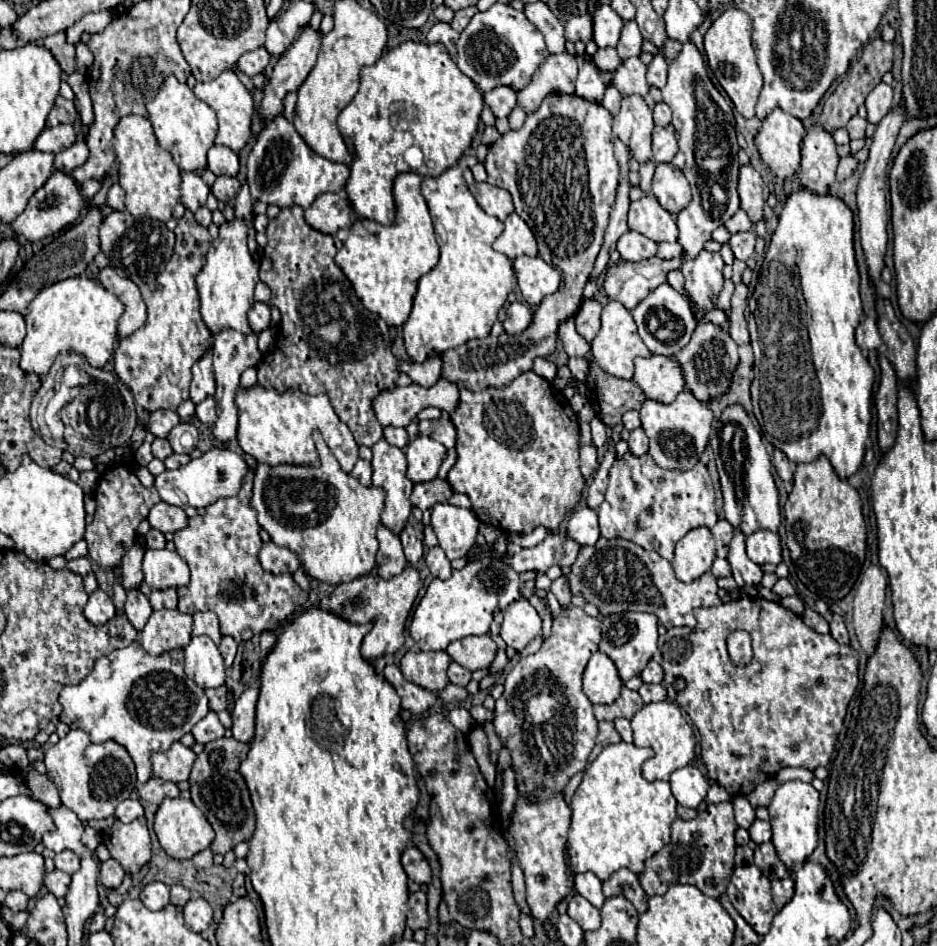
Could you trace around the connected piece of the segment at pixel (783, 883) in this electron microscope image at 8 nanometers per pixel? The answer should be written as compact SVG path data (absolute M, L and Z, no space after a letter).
M787 876L783 880L775 880L773 882L773 902L775 902L775 906L783 908L791 900L793 892L795 890L793 890L793 878L791 876Z

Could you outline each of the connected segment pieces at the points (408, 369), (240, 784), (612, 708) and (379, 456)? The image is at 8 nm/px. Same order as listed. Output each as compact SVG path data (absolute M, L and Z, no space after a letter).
M397 358L397 368L399 368L399 372L405 372L413 380L413 384L419 384L423 388L431 388L441 376L441 360L439 358L425 360L423 364L415 364L411 360Z
M219 738L207 742L203 752L197 756L189 782L191 782L191 800L205 814L207 822L215 830L215 840L211 850L215 854L225 854L233 850L239 842L247 842L255 830L255 814L251 806L251 798L247 792L247 784L239 772L241 760L247 756L249 744L231 738Z
M623 686L621 696L613 704L595 706L595 718L597 720L617 720L617 718L631 720L635 716L635 712L641 710L641 706L643 706L643 700L641 700L639 692Z
M381 438L371 450L373 450L373 460L371 460L373 486L383 488L387 496L381 522L395 536L399 536L411 514L409 496L413 490L413 482L407 480L405 476L407 458L403 450L387 444L385 438Z

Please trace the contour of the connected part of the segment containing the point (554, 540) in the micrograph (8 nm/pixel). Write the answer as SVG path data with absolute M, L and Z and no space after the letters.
M551 532L541 544L521 550L517 556L505 562L517 572L525 572L525 570L545 572L555 564L561 568L569 568L575 562L577 552L579 552L579 544L575 544L575 540L571 540L565 532Z

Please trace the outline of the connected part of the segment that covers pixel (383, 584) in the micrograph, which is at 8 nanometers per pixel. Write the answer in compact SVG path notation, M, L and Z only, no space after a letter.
M411 566L403 570L403 574L391 578L391 580L381 580L375 574L367 574L361 578L355 578L349 584L339 584L331 592L331 604L329 612L335 616L341 616L343 620L351 624L367 624L373 622L371 632L363 640L361 654L367 662L377 660L379 656L389 656L397 652L403 646L403 632L405 632L405 622L409 616L409 610L413 608L413 602L419 594L421 588L421 578L419 572Z

